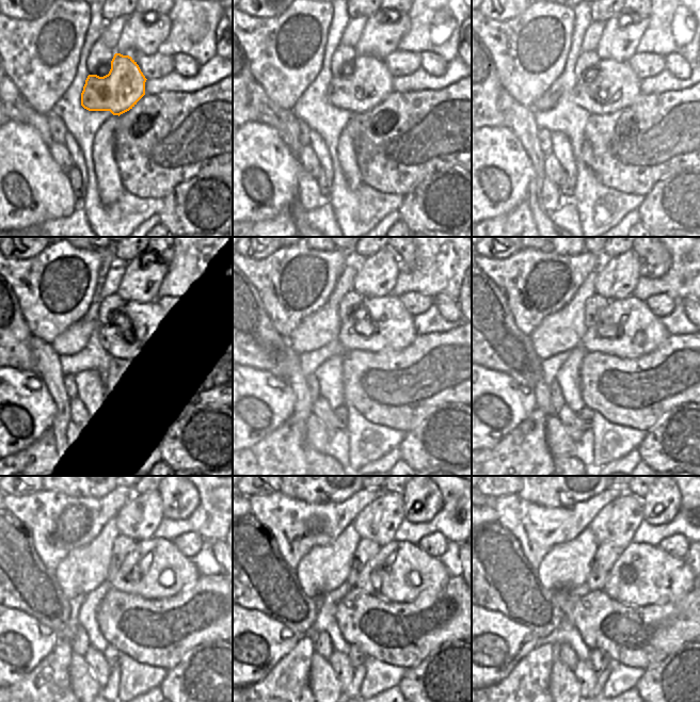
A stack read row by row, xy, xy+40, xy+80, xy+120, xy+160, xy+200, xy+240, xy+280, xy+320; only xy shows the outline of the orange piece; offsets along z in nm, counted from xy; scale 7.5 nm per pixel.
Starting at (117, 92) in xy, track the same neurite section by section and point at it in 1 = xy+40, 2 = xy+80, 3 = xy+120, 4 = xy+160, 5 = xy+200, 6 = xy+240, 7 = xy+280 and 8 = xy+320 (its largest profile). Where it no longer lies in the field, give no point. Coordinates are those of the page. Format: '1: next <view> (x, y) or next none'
1: next xy+40 (370, 81)
2: next xy+80 (614, 85)
3: next xy+120 (144, 325)
4: next xy+160 (394, 329)
5: next xy+200 (639, 331)
6: next xy+240 (161, 571)
7: next xy+280 (401, 571)
8: next xy+320 (643, 574)

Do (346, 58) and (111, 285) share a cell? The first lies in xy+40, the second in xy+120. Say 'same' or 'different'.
different

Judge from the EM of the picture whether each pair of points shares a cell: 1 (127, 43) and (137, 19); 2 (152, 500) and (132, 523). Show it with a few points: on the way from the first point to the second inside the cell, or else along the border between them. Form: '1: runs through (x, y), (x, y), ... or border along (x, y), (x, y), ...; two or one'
1: runs through (132, 37), (136, 34), (136, 25); one
2: runs through (147, 506), (138, 517); one

